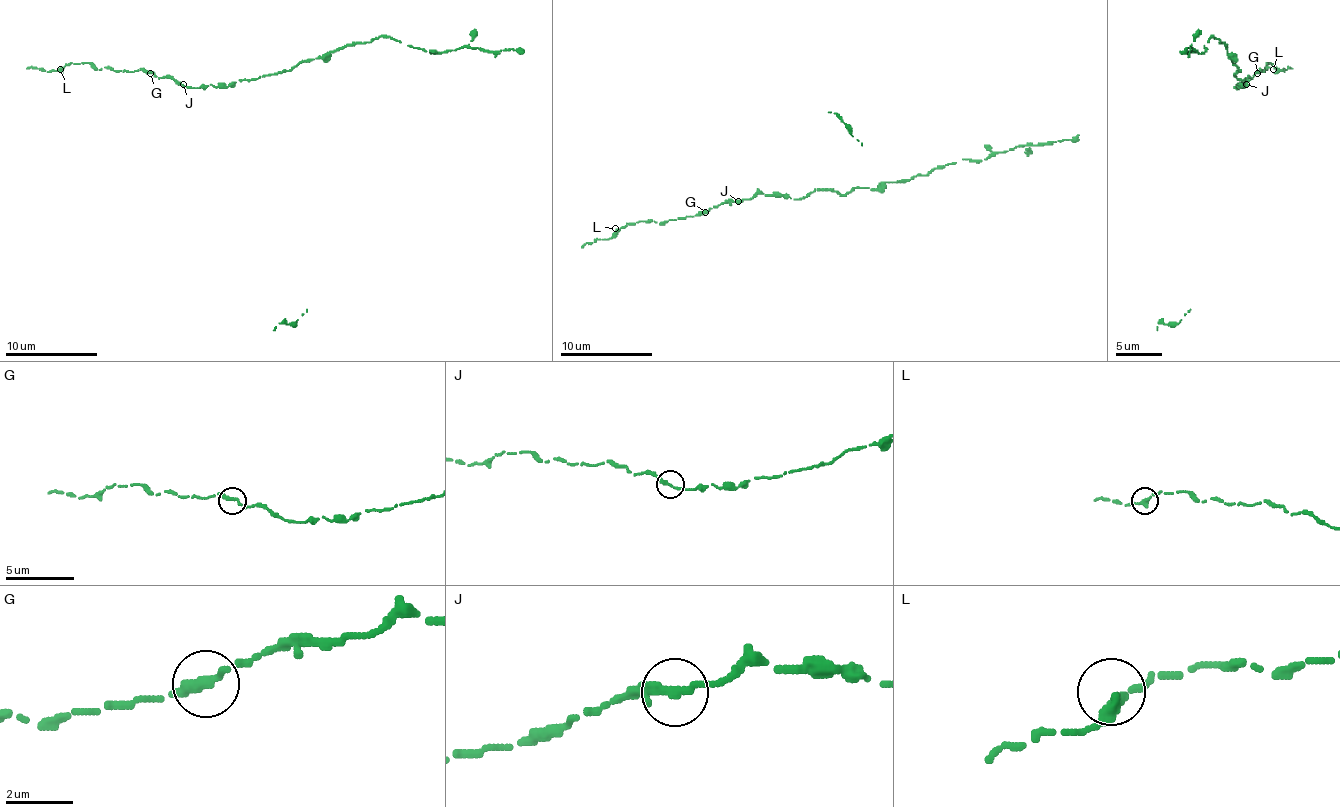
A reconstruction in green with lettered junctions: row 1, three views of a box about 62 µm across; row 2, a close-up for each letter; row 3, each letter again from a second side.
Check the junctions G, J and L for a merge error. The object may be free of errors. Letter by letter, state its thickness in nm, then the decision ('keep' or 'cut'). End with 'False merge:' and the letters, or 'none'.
G: calibre 280 nm; keep
J: calibre 280 nm; keep
L: calibre 300 nm; keep
False merge: none

